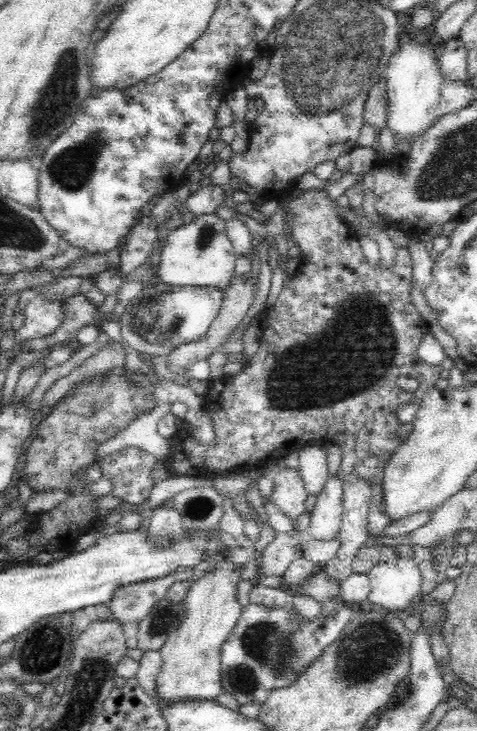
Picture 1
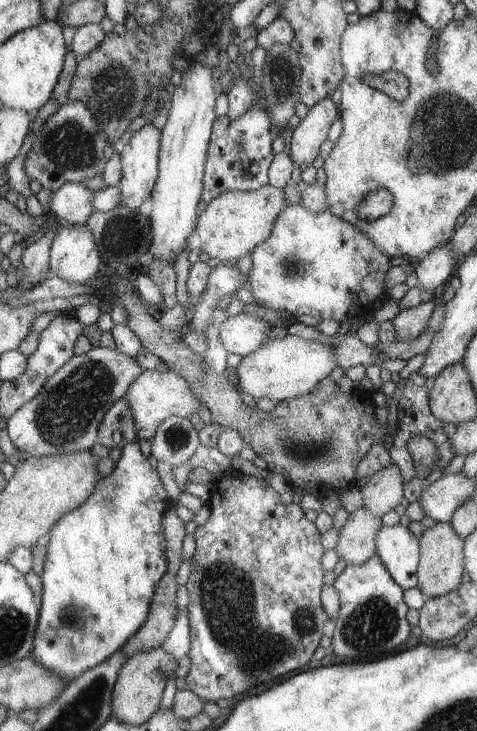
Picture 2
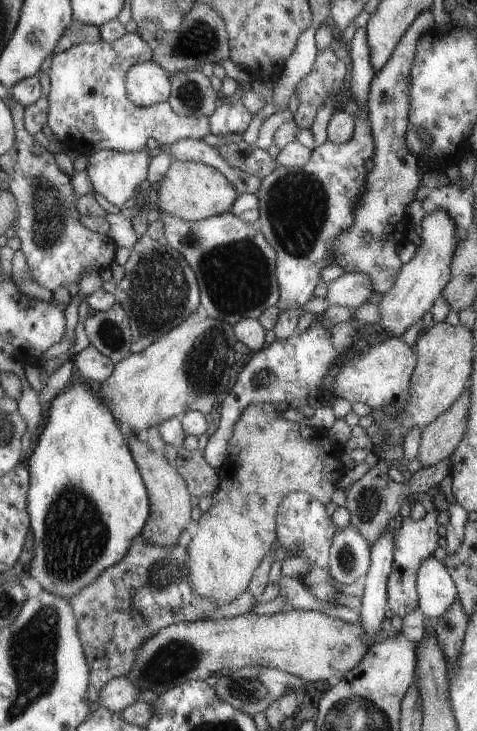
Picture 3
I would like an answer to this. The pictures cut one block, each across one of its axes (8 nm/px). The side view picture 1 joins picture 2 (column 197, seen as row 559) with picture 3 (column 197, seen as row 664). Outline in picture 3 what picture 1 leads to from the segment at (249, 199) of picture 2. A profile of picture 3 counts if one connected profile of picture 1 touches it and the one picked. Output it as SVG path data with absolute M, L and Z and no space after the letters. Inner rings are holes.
M172 160L163 179L157 183L156 188L159 193L160 214L172 215L185 221L199 221L208 219L211 216L228 212L237 200L240 194L237 188L220 172L217 168L196 161Z

